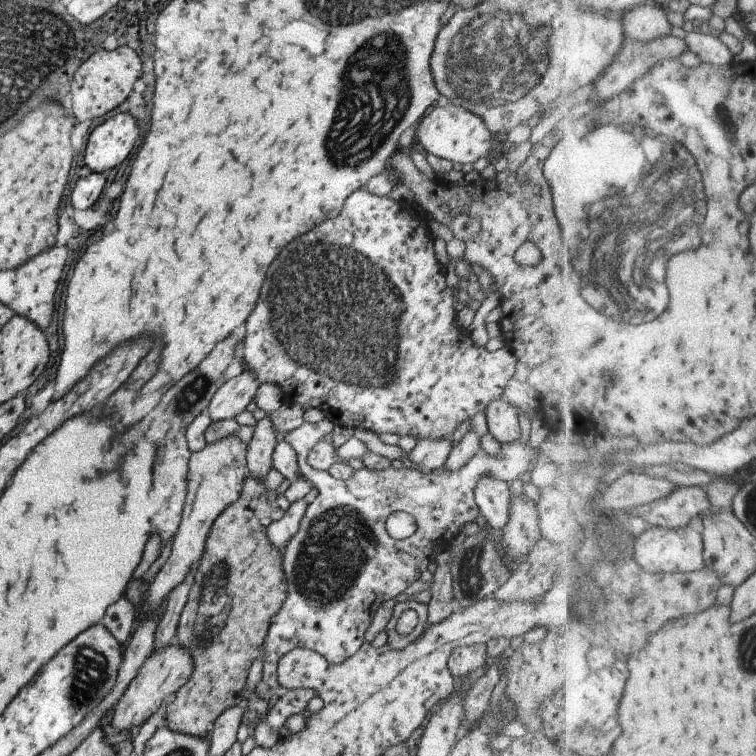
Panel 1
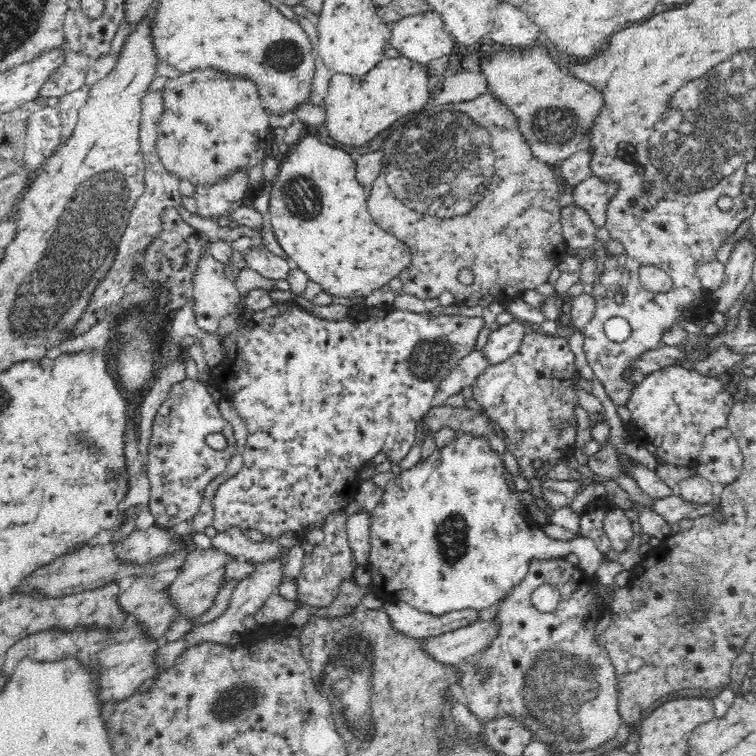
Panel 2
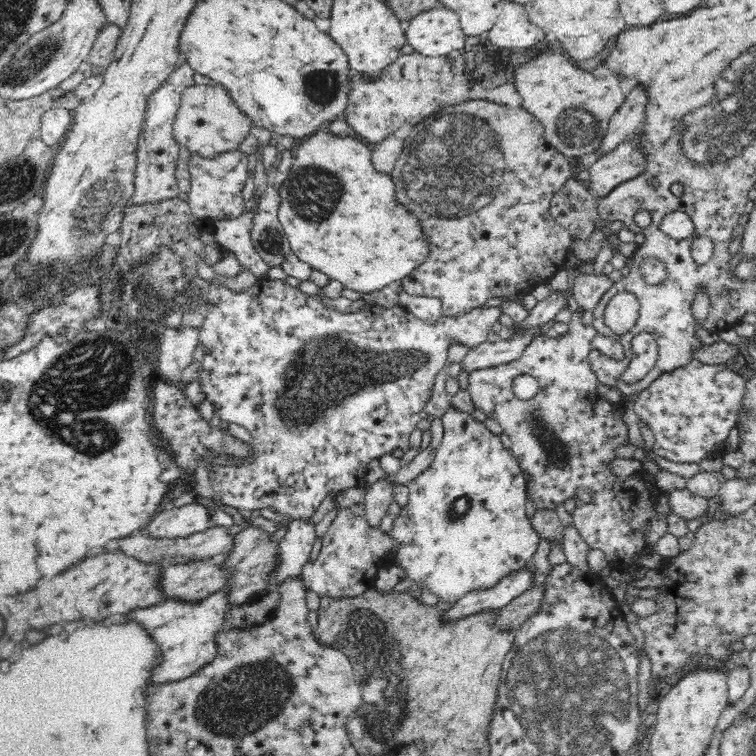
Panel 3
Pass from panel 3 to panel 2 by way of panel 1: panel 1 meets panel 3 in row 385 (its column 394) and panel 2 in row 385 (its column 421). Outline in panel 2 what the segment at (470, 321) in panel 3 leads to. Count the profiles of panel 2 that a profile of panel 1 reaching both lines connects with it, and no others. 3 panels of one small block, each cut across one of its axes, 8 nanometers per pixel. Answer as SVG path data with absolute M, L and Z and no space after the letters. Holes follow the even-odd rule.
M293 300L277 302L273 301L273 303L266 309L262 309L259 311L250 311L246 310L245 315L243 316L243 321L239 324L237 331L232 331L227 335L222 336L222 346L224 349L223 359L215 366L211 367L210 378L211 383L217 387L217 389L221 392L225 399L230 399L232 404L234 404L234 408L240 416L241 420L245 423L246 428L248 429L248 437L245 445L245 449L243 451L243 459L244 459L244 467L233 474L229 479L219 484L217 491L215 492L215 497L213 498L214 505L214 522L213 526L216 528L217 532L224 532L225 530L232 528L232 526L238 526L240 529L244 530L245 528L255 528L260 530L265 536L266 539L277 539L281 534L293 531L298 537L299 534L302 533L303 530L308 530L315 527L321 527L325 523L325 518L334 511L344 509L354 498L355 494L358 490L358 484L362 481L359 478L359 473L370 461L378 454L378 452L384 452L387 458L396 464L399 464L403 458L410 452L410 448L414 446L414 442L416 442L416 427L417 422L426 416L426 414L432 408L432 400L434 400L434 394L436 394L436 388L438 388L441 380L446 378L452 368L457 365L457 362L464 358L467 354L470 354L476 348L480 347L476 338L478 338L478 334L480 334L480 330L484 328L485 320L483 317L465 317L464 315L446 315L444 313L440 314L440 316L429 315L429 312L426 313L416 313L411 311L405 311L401 309L395 309L393 307L386 308L378 308L378 307L361 307L360 309L354 312L354 315L348 317L348 319L342 320L332 320L332 319L322 319L318 317L318 315L313 315L310 312L305 311L303 308L298 306Z

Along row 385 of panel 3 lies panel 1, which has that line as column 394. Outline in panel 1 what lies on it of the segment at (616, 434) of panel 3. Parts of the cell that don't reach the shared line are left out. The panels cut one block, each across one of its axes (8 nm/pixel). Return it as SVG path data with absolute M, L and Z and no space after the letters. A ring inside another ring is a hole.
M500 398L498 400L492 400L490 404L487 406L487 410L485 411L487 416L487 426L488 432L492 434L493 438L497 440L500 444L500 452L495 456L490 456L487 452L477 452L476 456L473 456L470 459L470 462L466 462L460 470L454 472L446 472L444 468L440 468L438 470L433 470L432 472L426 473L417 470L409 470L405 467L400 469L395 469L394 467L388 468L388 470L380 470L376 468L369 469L368 467L361 466L359 464L355 464L355 472L348 478L347 480L339 480L334 478L332 475L328 473L328 471L318 470L316 468L312 468L310 464L308 464L308 457L310 454L310 450L314 448L315 444L318 444L320 440L323 440L326 434L330 434L332 430L334 430L335 422L330 419L324 418L322 421L318 421L317 423L304 423L300 428L296 428L296 430L292 430L288 436L286 436L285 441L294 448L294 452L296 452L296 456L298 456L298 466L302 475L305 479L313 482L314 487L318 490L318 495L314 498L313 502L308 505L306 509L306 514L304 514L304 518L300 521L298 532L294 535L294 538L290 540L290 542L285 546L284 550L282 550L283 554L283 570L285 574L285 578L288 586L288 594L286 594L286 604L284 604L283 608L280 608L280 612L278 614L274 614L270 619L269 628L267 630L266 638L263 642L264 647L264 662L263 662L263 681L274 690L276 695L278 696L277 702L268 710L268 716L266 716L266 720L262 720L259 725L256 726L254 730L254 740L256 740L256 747L260 746L260 748L270 748L270 746L274 746L276 742L281 738L280 737L280 728L283 724L286 724L286 720L292 716L292 714L300 714L306 710L308 703L312 698L317 696L314 690L308 689L287 689L283 687L278 680L277 668L280 662L280 659L287 653L295 649L296 647L304 647L306 649L310 649L318 652L330 662L330 664L338 664L344 662L350 656L354 656L354 634L364 634L366 632L366 628L364 630L360 630L360 628L354 628L354 604L358 606L358 620L362 620L364 624L368 622L368 627L370 626L370 620L373 620L374 614L376 614L378 608L382 604L382 602L386 600L392 600L398 596L401 592L409 592L410 584L416 582L416 580L420 579L420 574L424 572L428 568L428 566L434 561L434 558L437 556L438 552L445 547L448 547L448 544L456 538L456 530L460 530L464 524L468 524L469 522L476 522L476 528L487 529L489 530L489 524L486 518L482 517L479 514L479 508L475 501L475 488L478 484L478 480L480 478L484 478L484 476L494 476L494 478L500 478L502 481L507 481L509 484L512 483L516 478L521 477L521 474L524 472L530 472L532 468L534 468L534 464L536 464L536 450L530 446L530 444L524 444L524 442L520 442L520 417L518 410L511 405L508 400L505 398ZM394 512L406 512L411 514L416 520L416 532L410 536L410 538L396 540L392 538L387 529L385 528L385 523L387 522L388 516L390 516Z

